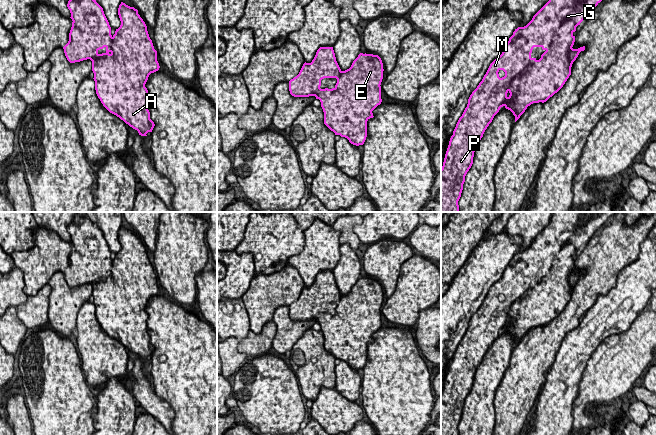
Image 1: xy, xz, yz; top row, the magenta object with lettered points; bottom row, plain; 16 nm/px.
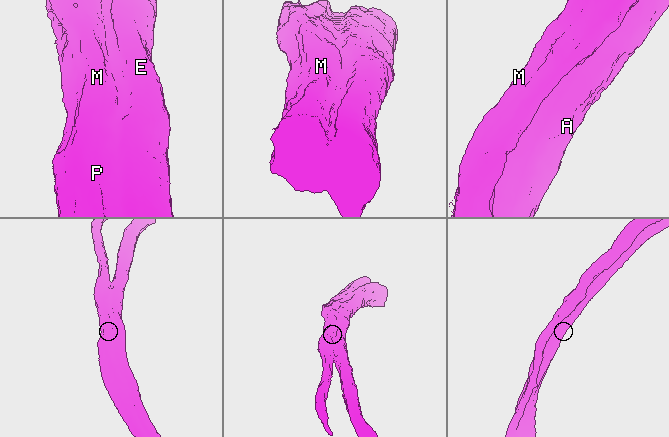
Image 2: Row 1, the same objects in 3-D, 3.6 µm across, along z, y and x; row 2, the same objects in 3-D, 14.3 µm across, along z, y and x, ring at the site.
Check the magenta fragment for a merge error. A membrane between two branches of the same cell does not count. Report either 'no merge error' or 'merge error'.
merge error

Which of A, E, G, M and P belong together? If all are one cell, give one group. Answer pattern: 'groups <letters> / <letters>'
groups A E / G M P

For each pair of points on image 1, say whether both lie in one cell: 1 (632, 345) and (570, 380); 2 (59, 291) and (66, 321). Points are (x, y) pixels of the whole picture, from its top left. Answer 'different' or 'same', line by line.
1: different
2: same

